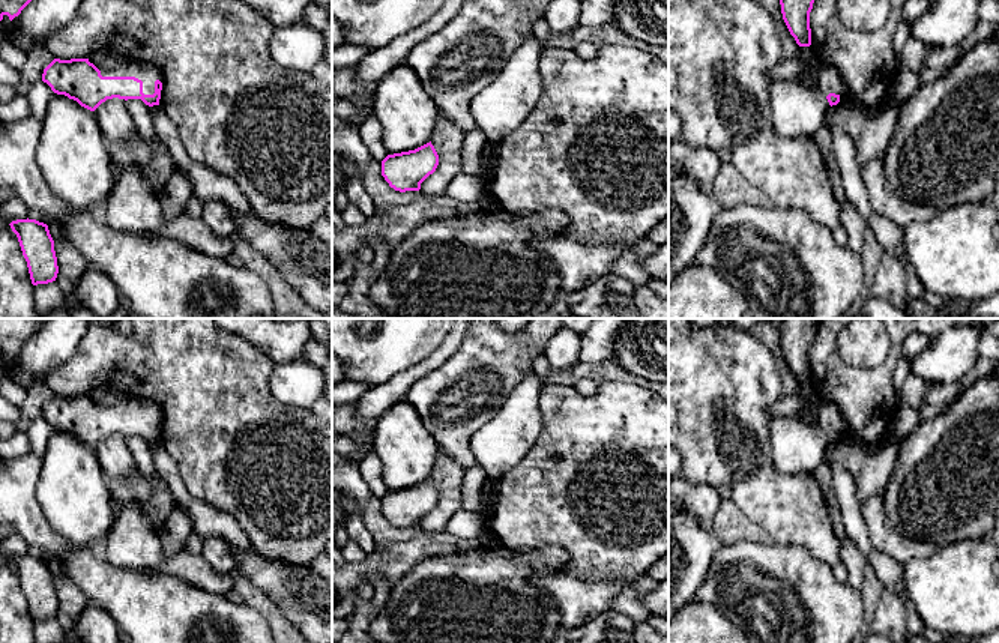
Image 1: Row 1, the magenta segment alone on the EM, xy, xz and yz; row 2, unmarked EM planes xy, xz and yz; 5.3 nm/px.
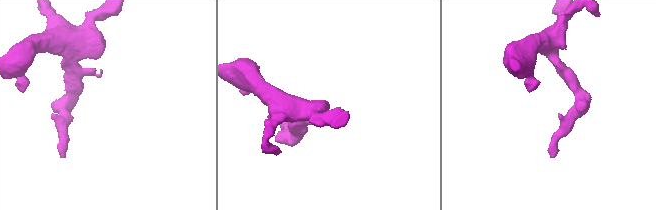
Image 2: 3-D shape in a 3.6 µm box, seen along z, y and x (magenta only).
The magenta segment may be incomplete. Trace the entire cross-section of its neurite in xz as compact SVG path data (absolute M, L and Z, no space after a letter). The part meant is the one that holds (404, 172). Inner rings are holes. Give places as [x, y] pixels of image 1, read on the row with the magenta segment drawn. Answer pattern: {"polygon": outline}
{"polygon": "M430 141L415 150L388 155L382 161L382 176L395 191L419 191L437 165L439 155Z"}

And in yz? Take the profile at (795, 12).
{"polygon": "M780 0L783 20L799 47L811 45L810 12L814 0Z"}

